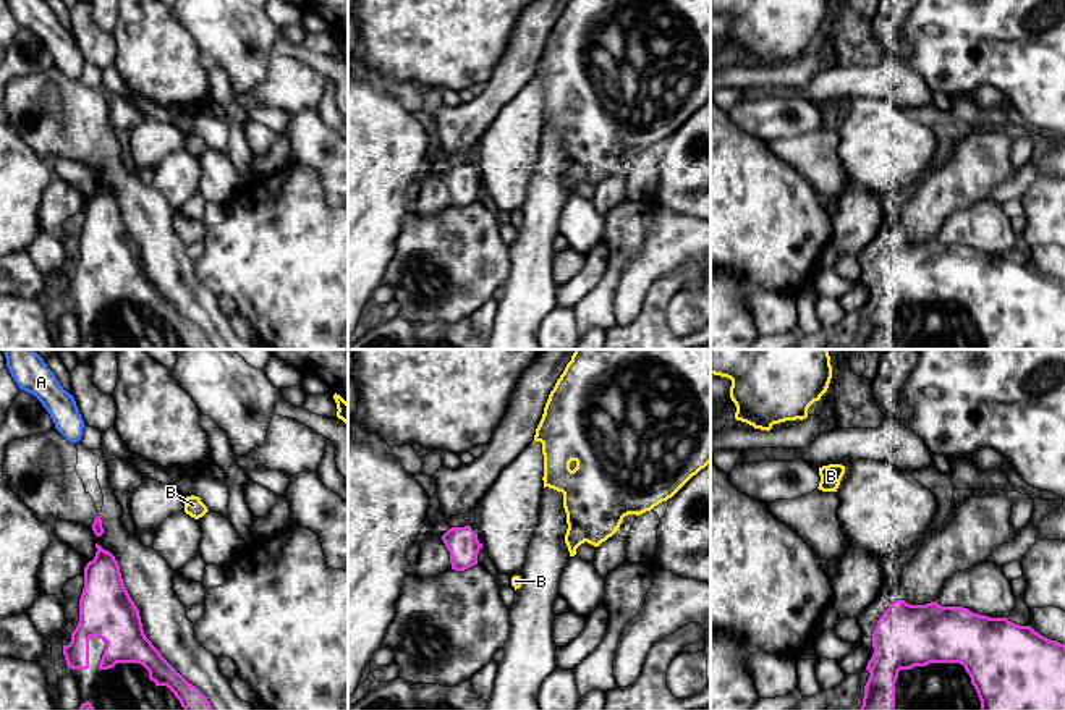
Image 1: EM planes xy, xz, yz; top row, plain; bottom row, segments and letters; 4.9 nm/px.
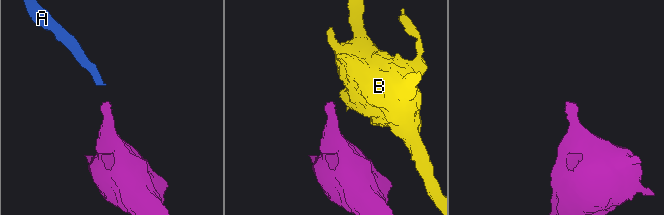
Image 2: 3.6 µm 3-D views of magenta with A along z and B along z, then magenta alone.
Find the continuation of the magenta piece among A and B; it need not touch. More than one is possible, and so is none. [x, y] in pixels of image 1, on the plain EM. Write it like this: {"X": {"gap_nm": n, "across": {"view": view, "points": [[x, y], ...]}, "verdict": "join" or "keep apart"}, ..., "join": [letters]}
{"A": {"gap_nm": 380, "across": {"view": "xy", "points": [[96, 154], [75, 80]]}, "verdict": "join"}, "B": {"gap_nm": 190, "across": {"view": "xz", "points": [[476, 201], [512, 215]]}, "verdict": "keep apart"}, "join": ["A"]}

